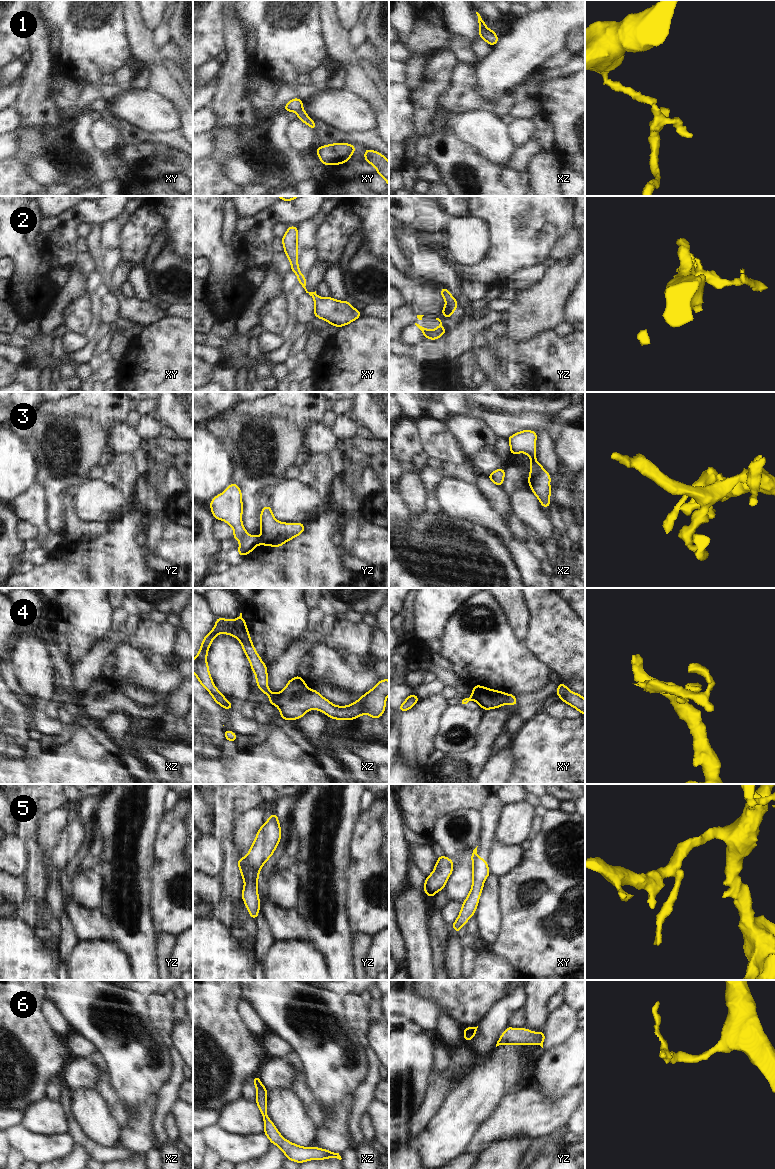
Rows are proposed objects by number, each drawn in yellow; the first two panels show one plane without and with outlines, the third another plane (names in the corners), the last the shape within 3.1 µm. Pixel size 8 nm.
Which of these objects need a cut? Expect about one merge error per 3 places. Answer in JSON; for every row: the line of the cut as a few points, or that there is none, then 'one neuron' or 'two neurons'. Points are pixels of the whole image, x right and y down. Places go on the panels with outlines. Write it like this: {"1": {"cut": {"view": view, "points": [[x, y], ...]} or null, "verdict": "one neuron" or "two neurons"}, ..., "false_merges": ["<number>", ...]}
{"1": {"cut": null, "verdict": "one neuron"}, "2": {"cut": null, "verdict": "one neuron"}, "3": {"cut": {"view": "yz", "points": [[259, 536], [262, 543]]}, "verdict": "two neurons"}, "4": {"cut": {"view": "xz", "points": [[274, 694], [270, 696]]}, "verdict": "two neurons"}, "5": {"cut": {"view": "yz", "points": [[247, 855], [250, 862], [260, 869]]}, "verdict": "two neurons"}, "6": {"cut": null, "verdict": "one neuron"}, "false_merges": ["3", "4", "5"]}

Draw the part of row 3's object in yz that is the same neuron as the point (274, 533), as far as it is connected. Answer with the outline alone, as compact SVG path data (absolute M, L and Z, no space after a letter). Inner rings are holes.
M270 505L261 509L260 530L262 544L265 546L280 547L287 541L302 534L305 525L302 523L283 523L277 521Z

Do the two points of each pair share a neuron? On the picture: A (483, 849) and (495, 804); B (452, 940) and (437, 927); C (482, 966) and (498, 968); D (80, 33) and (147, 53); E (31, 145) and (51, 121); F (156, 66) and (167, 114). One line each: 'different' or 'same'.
A: same
B: different
C: same
D: different
E: same
F: different

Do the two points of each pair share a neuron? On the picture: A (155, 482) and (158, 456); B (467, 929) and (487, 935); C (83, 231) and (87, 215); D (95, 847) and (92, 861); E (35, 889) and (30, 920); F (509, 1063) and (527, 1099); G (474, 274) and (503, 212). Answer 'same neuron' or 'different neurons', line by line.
A: same neuron
B: different neurons
C: different neurons
D: same neuron
E: same neuron
F: different neurons
G: same neuron

